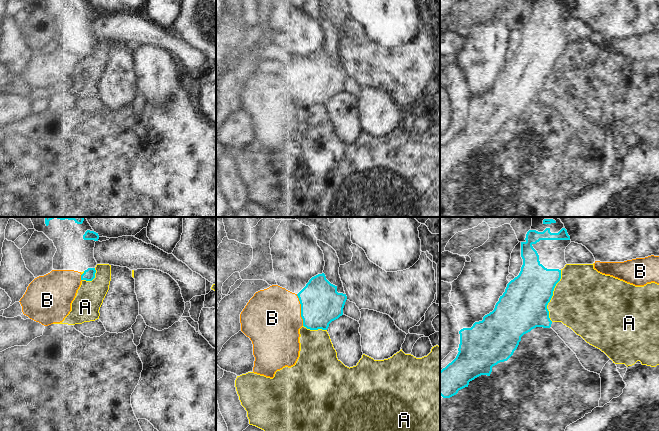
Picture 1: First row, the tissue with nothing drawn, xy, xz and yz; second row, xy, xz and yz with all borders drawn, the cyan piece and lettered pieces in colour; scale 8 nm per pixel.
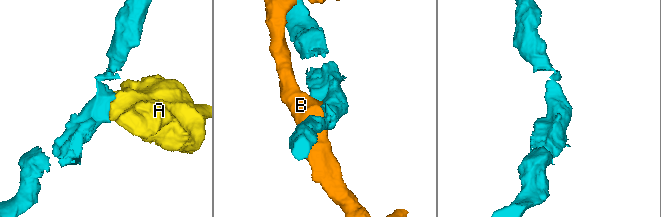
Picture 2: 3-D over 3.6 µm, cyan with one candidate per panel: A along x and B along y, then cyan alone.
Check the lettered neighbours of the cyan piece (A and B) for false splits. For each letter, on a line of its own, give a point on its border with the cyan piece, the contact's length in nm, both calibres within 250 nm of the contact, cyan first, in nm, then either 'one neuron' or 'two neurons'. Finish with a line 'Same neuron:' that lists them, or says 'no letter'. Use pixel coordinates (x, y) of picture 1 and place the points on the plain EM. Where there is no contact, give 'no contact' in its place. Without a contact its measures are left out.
A: meets cyan in yz at (552, 71); contact 420 nm long; 380 nm thick on the cyan side, 480 nm on the other; two neurons
B: meets cyan in xz at (301, 86); contact 260 nm long; 320 nm thick on the cyan side, 460 nm on the other; two neurons
Same neuron: no letter

